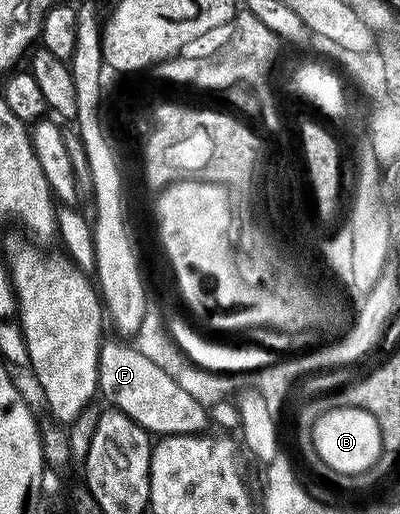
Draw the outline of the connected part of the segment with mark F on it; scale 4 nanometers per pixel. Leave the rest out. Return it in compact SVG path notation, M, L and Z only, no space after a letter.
M110 340L103 341L102 347L100 348L100 354L98 356L98 394L101 397L106 397L111 407L115 410L119 410L120 412L124 412L124 416L128 416L136 423L140 428L144 428L146 433L151 436L165 436L167 434L202 434L205 431L205 426L211 425L211 417L208 413L208 410L201 406L200 402L195 399L195 397L191 397L191 395L187 392L184 392L183 388L180 388L180 384L177 383L175 375L171 373L167 367L162 366L160 364L154 364L152 360L148 360L148 358L142 355L137 346L131 344L126 340L118 340L122 342L110 342Z

